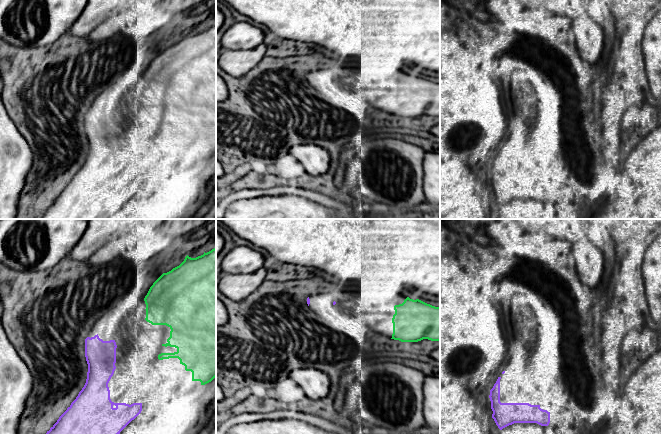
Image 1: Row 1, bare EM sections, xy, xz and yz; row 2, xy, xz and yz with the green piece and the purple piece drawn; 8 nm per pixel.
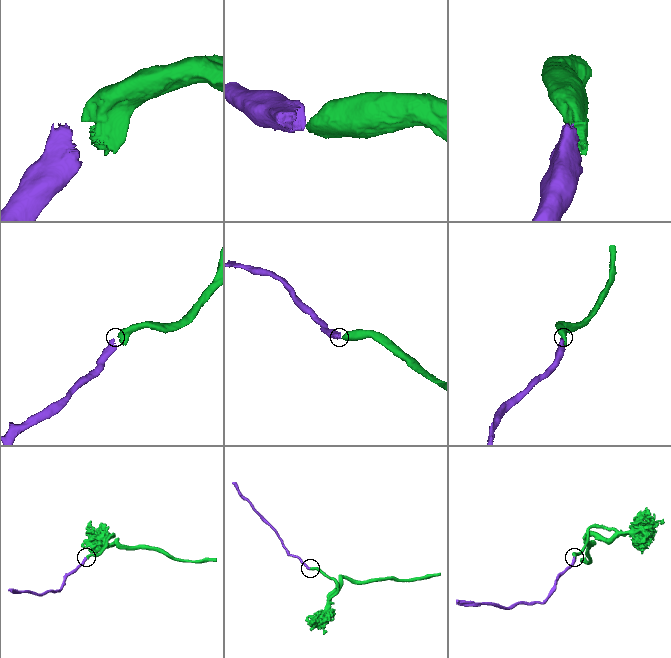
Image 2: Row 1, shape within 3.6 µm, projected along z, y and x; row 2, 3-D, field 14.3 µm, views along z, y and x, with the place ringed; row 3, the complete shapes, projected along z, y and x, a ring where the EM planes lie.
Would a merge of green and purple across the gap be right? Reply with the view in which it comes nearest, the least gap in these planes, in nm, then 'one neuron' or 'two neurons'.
nearest in xy; 300 nm apart; one neuron

